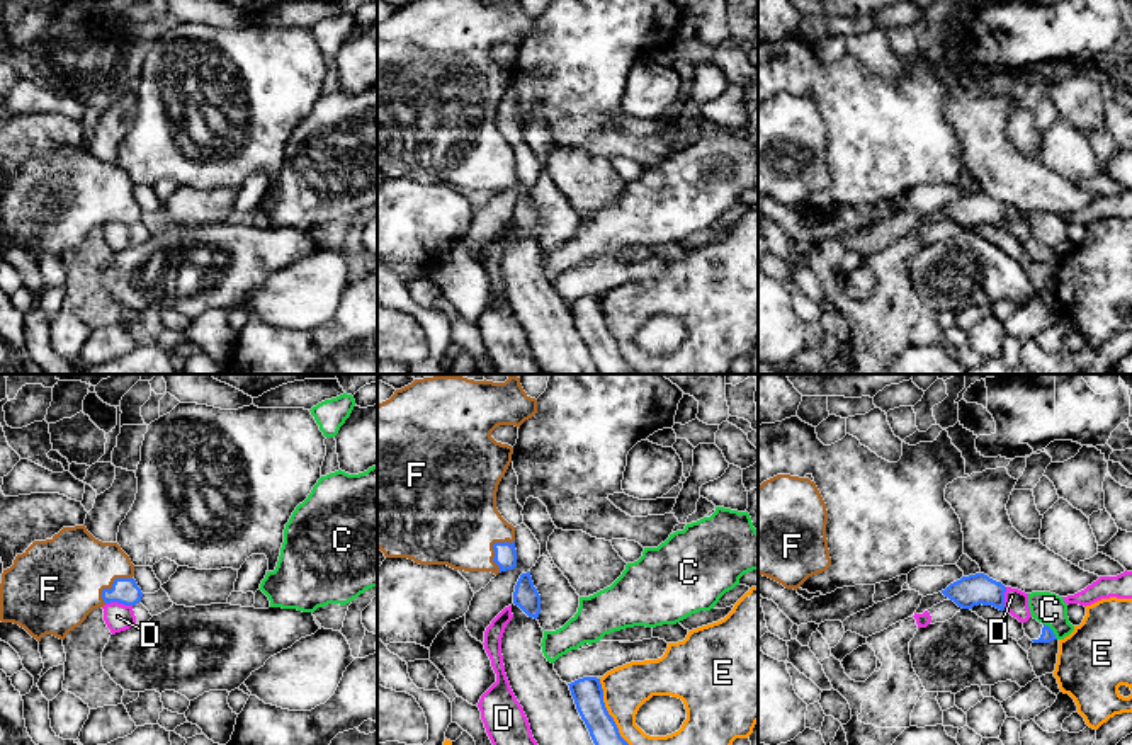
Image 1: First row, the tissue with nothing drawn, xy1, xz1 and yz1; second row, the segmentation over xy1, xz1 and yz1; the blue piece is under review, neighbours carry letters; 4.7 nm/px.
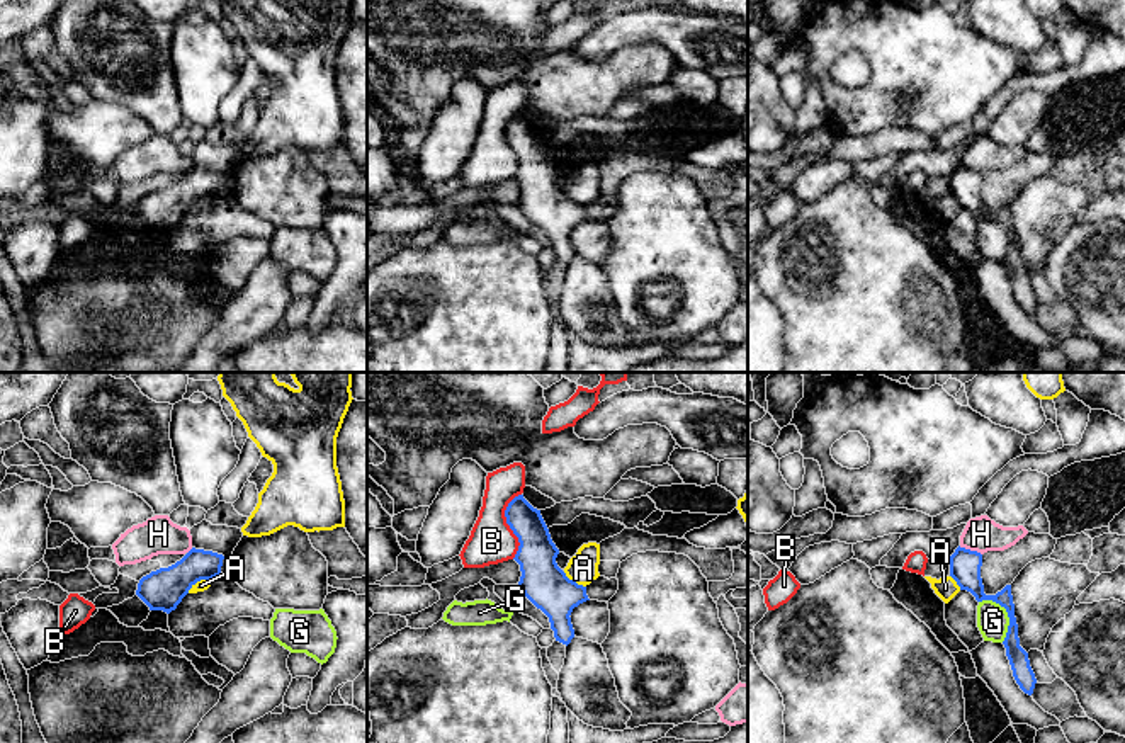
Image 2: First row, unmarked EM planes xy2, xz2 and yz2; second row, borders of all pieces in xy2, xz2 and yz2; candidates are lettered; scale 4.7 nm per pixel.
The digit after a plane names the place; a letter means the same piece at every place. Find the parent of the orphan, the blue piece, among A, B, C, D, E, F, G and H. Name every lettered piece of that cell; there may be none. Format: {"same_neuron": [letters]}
{"same_neuron": ["F"]}

